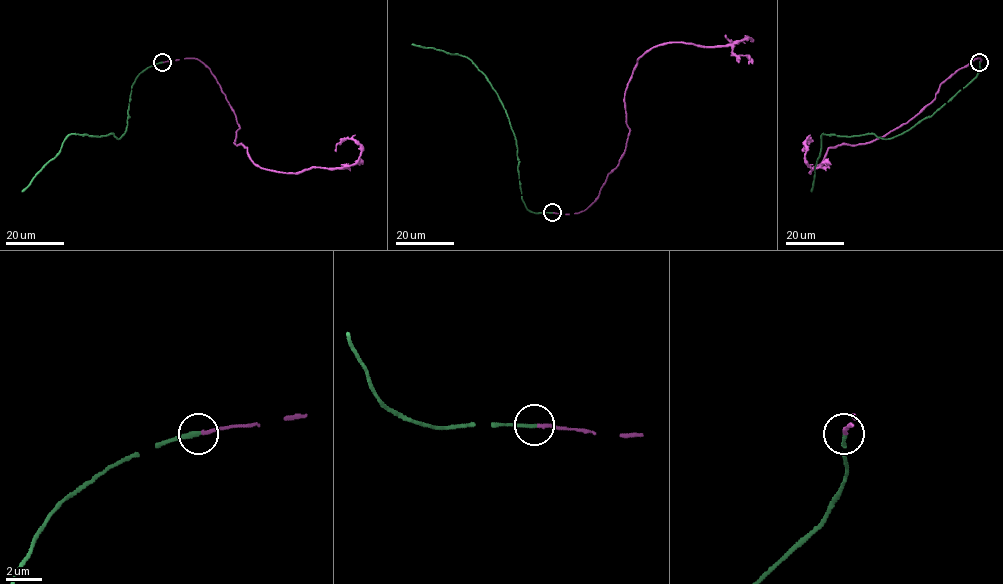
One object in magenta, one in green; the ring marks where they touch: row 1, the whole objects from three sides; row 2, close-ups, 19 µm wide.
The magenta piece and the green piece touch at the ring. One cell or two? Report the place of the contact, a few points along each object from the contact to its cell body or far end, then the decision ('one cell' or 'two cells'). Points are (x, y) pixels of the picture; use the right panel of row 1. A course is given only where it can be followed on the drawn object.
place (979, 62); course magenta (979, 62), (958, 69), (906, 122), (870, 141), (830, 147), (810, 173), (809, 139), (802, 151); course green (979, 62), (978, 73), (949, 101), (892, 138), (823, 133), (811, 192); one cell

